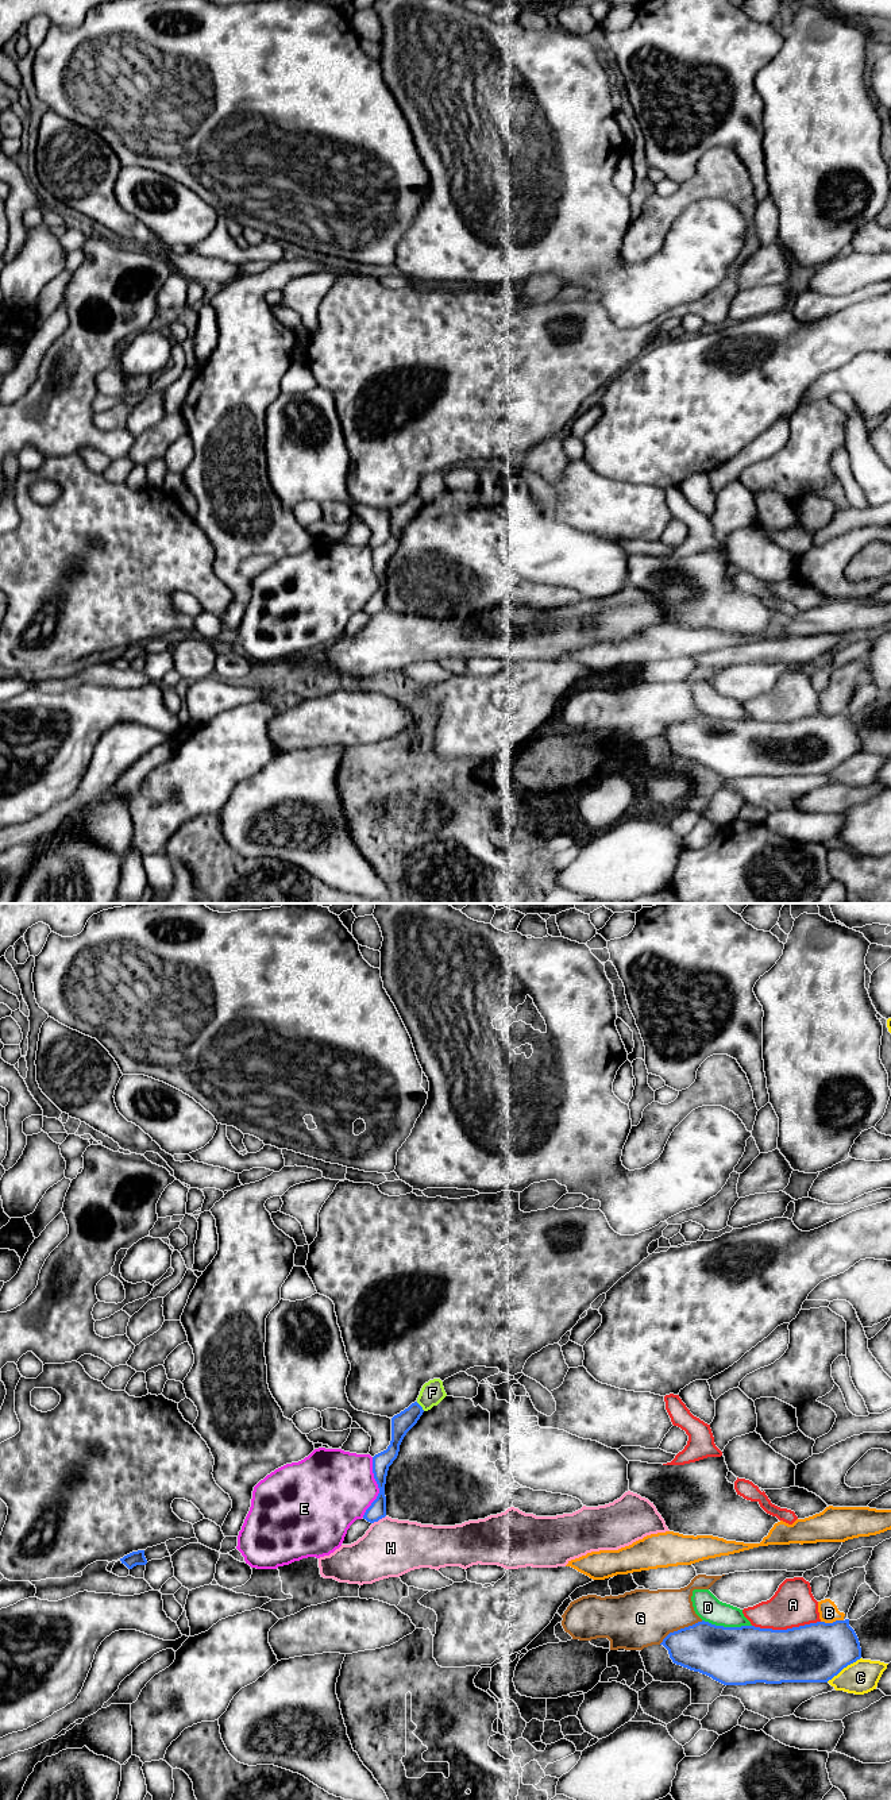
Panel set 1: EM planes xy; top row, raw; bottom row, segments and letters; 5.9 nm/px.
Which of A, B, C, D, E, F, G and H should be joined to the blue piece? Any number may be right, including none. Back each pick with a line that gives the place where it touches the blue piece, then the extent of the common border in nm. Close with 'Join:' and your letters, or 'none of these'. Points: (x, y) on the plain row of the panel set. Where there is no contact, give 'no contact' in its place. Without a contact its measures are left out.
Join: none of these

